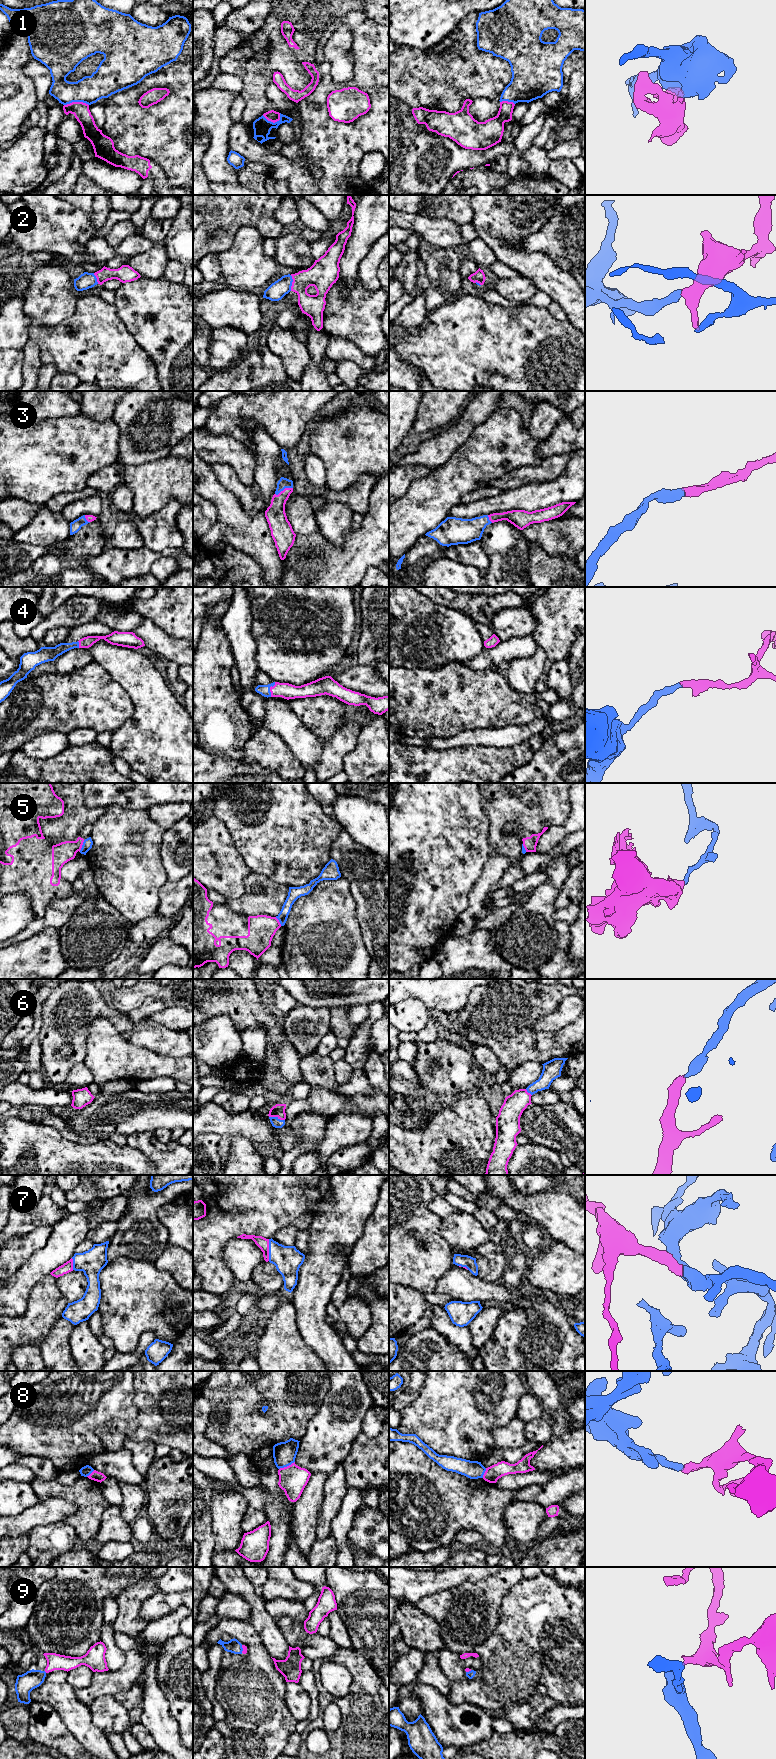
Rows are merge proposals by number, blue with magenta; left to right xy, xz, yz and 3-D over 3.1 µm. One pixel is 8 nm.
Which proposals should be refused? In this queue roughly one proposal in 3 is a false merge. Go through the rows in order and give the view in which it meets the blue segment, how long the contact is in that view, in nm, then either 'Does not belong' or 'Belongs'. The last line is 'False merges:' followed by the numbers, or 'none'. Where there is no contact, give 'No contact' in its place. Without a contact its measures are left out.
1: Touches blue in xy. Shared border 200 nm. Does not belong
2: Touches blue in xz. Shared border 130 nm. Belongs
3: Touches blue in xz. Shared border 160 nm. Belongs
4: Touches blue in xz. Shared border 130 nm. Belongs
5: Touches blue in xy. Shared border 100 nm. Does not belong
6: Touches blue in xz. Shared border 130 nm. Belongs
7: Touches blue in xz. Shared border 180 nm. Belongs
8: Touches blue in xz. Shared border 140 nm. Belongs
9: Touches blue in xz. Shared border 60 nm. Belongs
False merges: 1, 5

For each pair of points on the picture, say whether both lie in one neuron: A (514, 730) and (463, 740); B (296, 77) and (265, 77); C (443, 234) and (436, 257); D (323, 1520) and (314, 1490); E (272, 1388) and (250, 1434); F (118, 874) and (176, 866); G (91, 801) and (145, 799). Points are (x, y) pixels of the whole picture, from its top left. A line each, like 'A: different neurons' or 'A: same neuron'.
A: same neuron
B: same neuron
C: different neurons
D: different neurons
E: same neuron
F: different neurons
G: same neuron

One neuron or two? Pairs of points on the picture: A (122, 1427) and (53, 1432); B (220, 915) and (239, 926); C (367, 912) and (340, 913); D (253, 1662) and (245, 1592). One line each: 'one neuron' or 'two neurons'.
A: two neurons
B: one neuron
C: two neurons
D: two neurons

